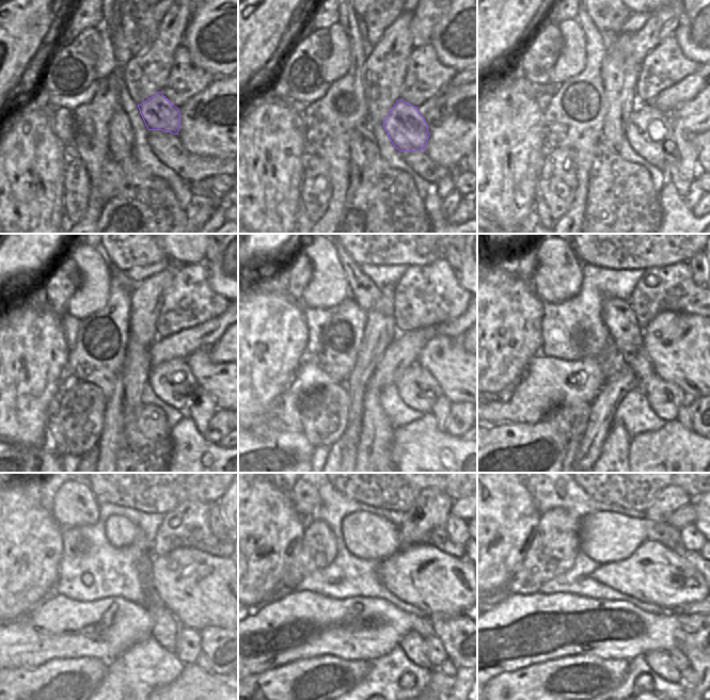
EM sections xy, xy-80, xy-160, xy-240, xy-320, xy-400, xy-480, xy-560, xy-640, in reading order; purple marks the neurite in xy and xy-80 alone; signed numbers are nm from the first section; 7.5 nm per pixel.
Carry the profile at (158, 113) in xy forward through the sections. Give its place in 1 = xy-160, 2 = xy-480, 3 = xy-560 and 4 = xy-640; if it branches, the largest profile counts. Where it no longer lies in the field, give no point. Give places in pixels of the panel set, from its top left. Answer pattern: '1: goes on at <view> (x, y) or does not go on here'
1: goes on at xy-160 (647, 130)
2: goes on at xy-480 (188, 641)
3: goes on at xy-560 (437, 654)
4: goes on at xy-640 (679, 659)

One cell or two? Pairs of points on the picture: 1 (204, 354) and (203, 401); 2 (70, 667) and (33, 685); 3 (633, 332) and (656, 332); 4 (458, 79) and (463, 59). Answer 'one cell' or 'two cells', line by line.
1: two cells
2: one cell
3: two cells
4: two cells

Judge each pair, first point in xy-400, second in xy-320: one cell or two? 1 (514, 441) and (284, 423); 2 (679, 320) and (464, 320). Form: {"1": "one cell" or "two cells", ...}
{"1": "two cells", "2": "two cells"}

